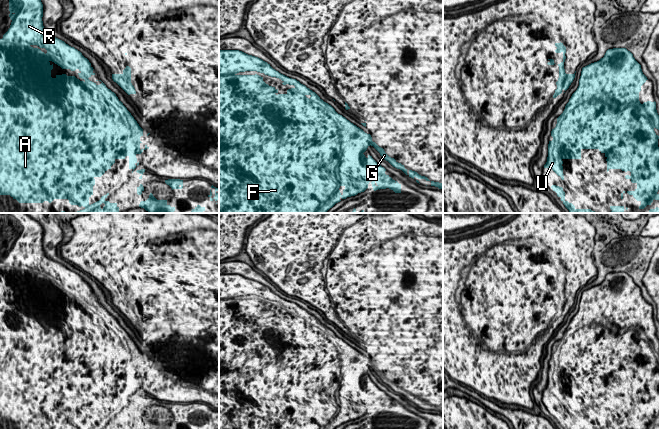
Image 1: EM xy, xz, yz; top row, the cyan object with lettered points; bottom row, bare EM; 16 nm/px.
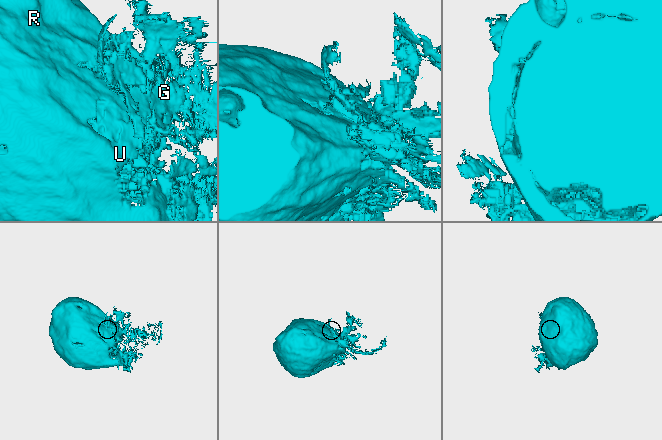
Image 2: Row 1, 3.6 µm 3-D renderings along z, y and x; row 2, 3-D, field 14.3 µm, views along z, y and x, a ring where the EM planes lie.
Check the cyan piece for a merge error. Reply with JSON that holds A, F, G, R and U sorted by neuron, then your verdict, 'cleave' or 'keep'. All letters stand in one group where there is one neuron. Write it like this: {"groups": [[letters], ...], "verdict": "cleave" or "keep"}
{"groups": [["A", "F", "G", "R", "U"]], "verdict": "keep"}

